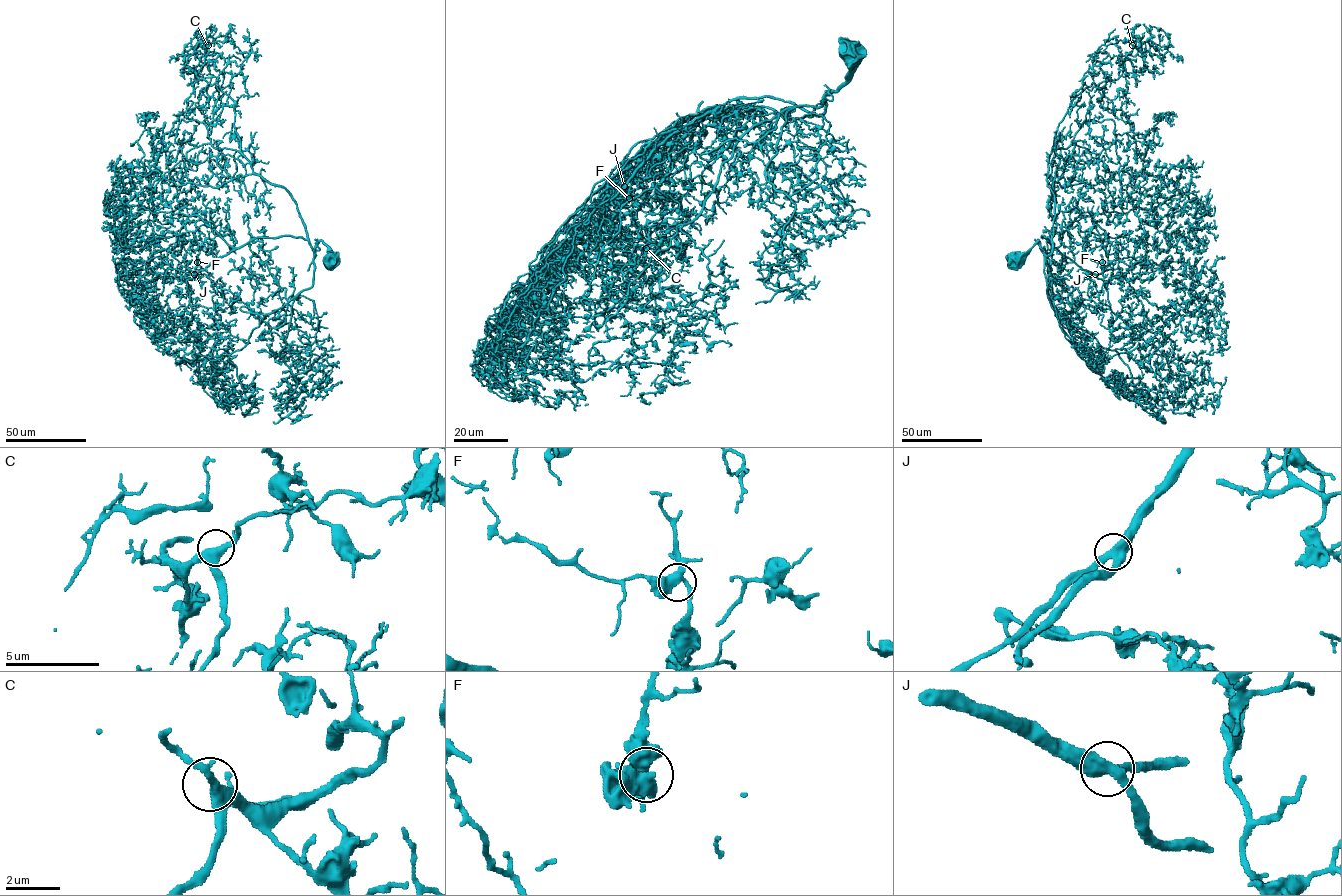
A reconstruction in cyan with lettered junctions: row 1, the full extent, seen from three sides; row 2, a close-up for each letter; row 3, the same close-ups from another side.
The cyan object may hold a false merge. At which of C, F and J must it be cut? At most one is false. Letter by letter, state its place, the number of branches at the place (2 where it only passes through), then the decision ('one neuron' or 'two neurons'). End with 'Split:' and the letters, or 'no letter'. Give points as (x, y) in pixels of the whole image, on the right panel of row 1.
C: at (1132, 45); 3 branches meet; one neuron
F: at (1102, 262); 3 branches meet; one neuron
J: at (1095, 274); 3 branches meet; one neuron
Split: no letter

